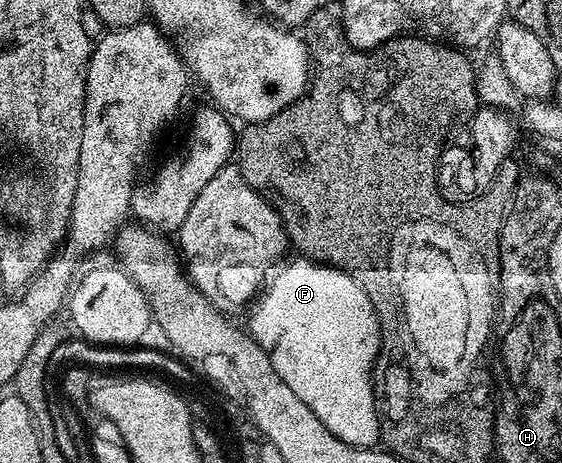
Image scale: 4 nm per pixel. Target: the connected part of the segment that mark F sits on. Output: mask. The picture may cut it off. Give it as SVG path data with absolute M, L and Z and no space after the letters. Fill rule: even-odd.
M296 257L293 263L287 263L273 279L271 276L262 294L251 304L252 316L246 322L246 330L262 345L278 377L298 393L302 402L310 405L314 417L318 417L334 437L355 447L370 447L376 438L376 423L369 407L368 371L373 367L370 360L380 344L381 334L376 310L356 280L336 275L336 271L321 270L308 257Z

